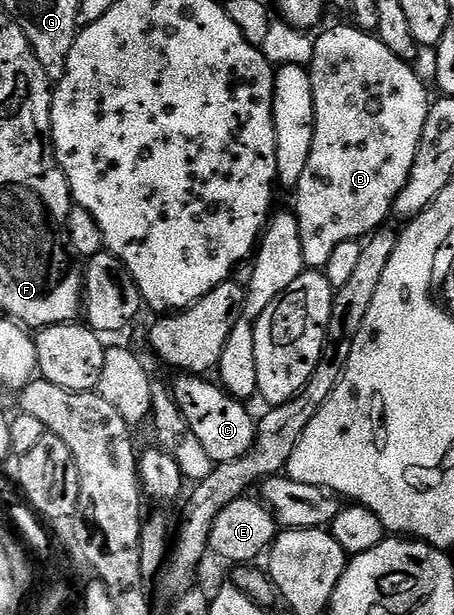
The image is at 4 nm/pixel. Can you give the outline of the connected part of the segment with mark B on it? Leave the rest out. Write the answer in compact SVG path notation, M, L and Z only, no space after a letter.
M351 25L343 26L332 27L329 31L321 30L319 32L321 35L315 36L314 57L310 64L312 88L314 89L314 117L316 118L314 141L310 149L310 161L306 161L306 169L302 172L298 185L294 188L294 195L296 195L294 214L298 221L298 229L302 233L302 257L304 258L305 268L308 269L327 268L330 253L334 253L334 249L338 249L338 245L342 245L351 239L363 240L387 224L384 222L387 221L388 215L393 214L394 201L402 193L402 189L410 177L410 171L414 169L414 157L418 153L418 145L422 141L422 129L426 125L430 106L429 88L416 76L411 62L399 59L397 55L390 53L390 49L386 49L386 45L382 45L382 41L375 34L359 31Z

